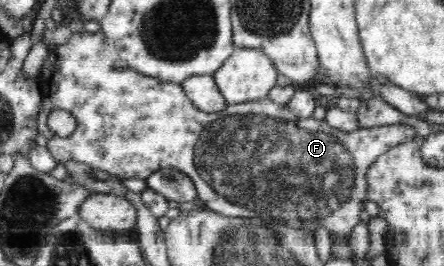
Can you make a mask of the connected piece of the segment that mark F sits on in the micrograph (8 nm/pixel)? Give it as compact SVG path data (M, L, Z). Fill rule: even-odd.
M101 31L96 33L79 32L73 34L65 44L55 46L49 52L40 69L37 82L42 91L42 107L37 116L38 131L46 137L46 149L57 160L57 164L67 165L71 161L79 164L83 163L91 168L106 171L112 178L117 178L118 180L131 178L147 180L153 173L161 169L174 168L185 173L193 181L197 189L198 198L206 204L205 207L220 215L225 215L226 217L259 217L263 221L273 219L273 221L279 221L279 223L283 223L287 227L295 227L301 231L313 233L316 228L324 227L331 233L330 241L332 243L344 243L345 245L349 244L352 230L361 222L361 211L364 210L368 199L369 187L366 178L371 165L376 163L376 160L384 153L398 147L401 143L411 141L415 137L413 127L402 125L365 129L357 128L355 131L346 132L330 126L324 119L319 121L319 119L313 117L307 119L297 118L286 104L275 103L268 95L253 101L226 105L225 108L216 112L203 111L193 105L193 102L187 97L180 84L163 82L159 78L143 75L125 65L124 61L119 57L115 46L109 39L106 39L106 36ZM55 109L64 109L76 119L77 127L73 130L73 133L65 137L59 137L49 129L48 117L51 115L51 111L55 111Z

